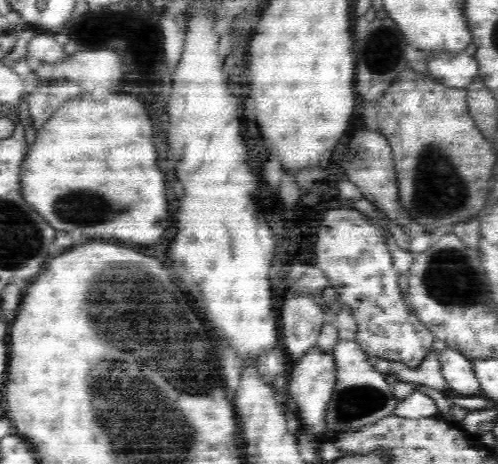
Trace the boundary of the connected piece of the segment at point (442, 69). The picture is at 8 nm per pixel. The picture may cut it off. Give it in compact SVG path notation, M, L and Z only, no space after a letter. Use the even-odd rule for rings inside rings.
M439 53L428 55L427 59L429 76L446 87L468 89L478 76L478 62L467 53Z

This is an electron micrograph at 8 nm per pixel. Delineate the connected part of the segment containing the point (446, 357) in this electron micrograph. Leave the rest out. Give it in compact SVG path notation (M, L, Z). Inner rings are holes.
M447 347L438 352L438 360L451 390L456 390L460 395L481 394L481 386L473 371L472 358Z

